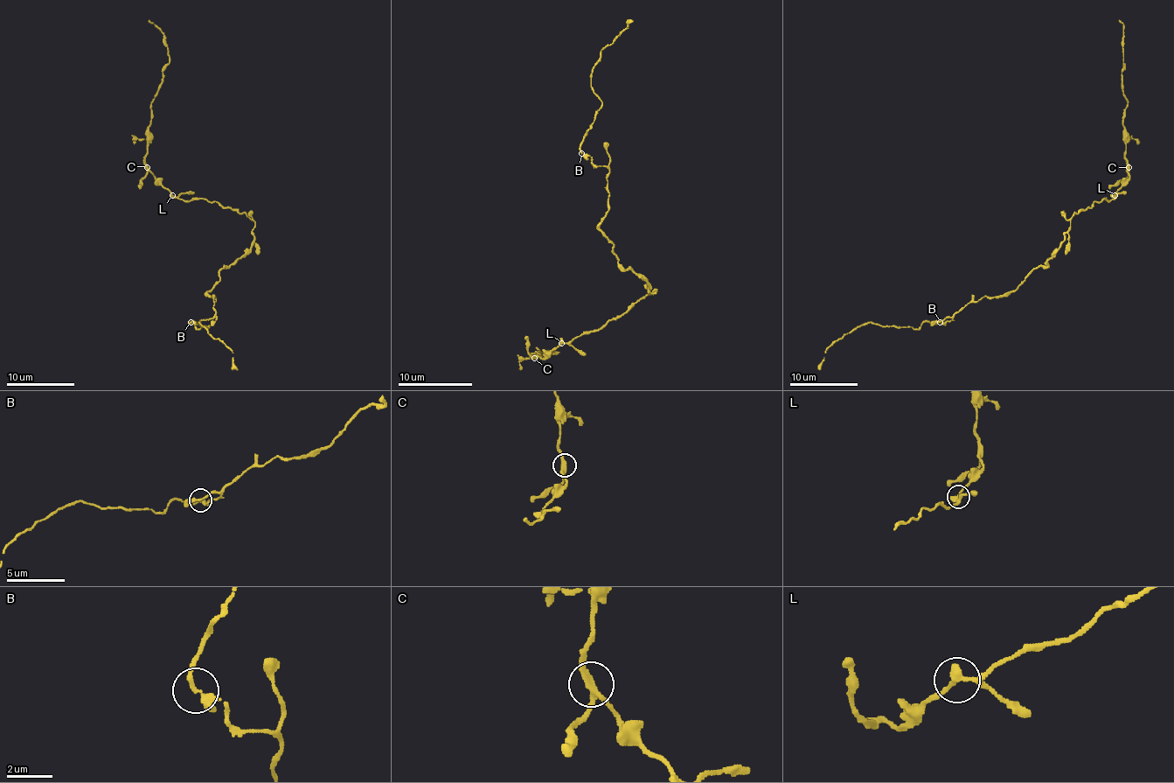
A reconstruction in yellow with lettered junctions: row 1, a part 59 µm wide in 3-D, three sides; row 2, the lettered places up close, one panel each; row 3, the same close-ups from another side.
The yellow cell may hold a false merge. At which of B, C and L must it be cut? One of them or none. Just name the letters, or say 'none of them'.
C

